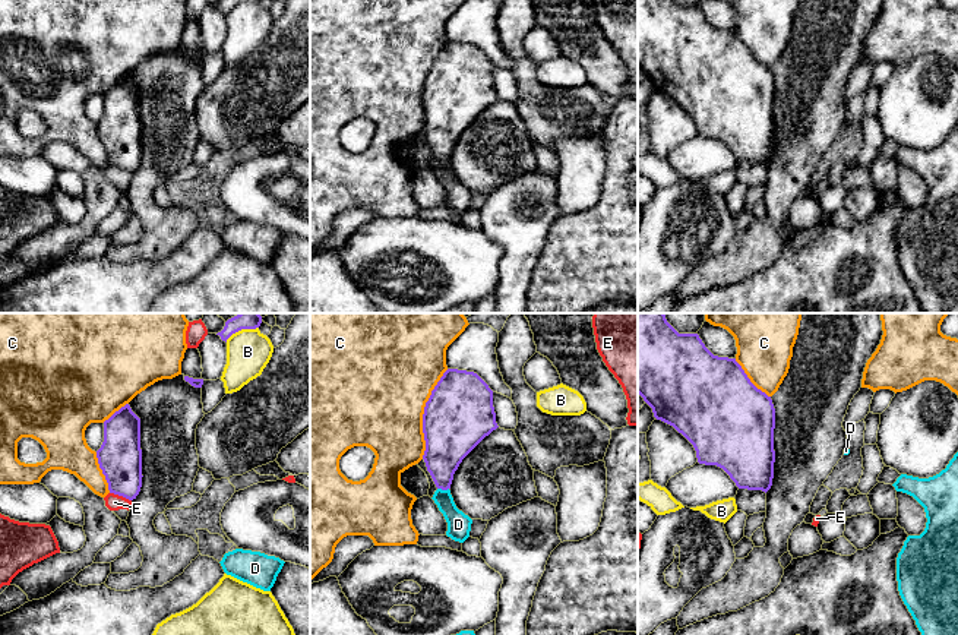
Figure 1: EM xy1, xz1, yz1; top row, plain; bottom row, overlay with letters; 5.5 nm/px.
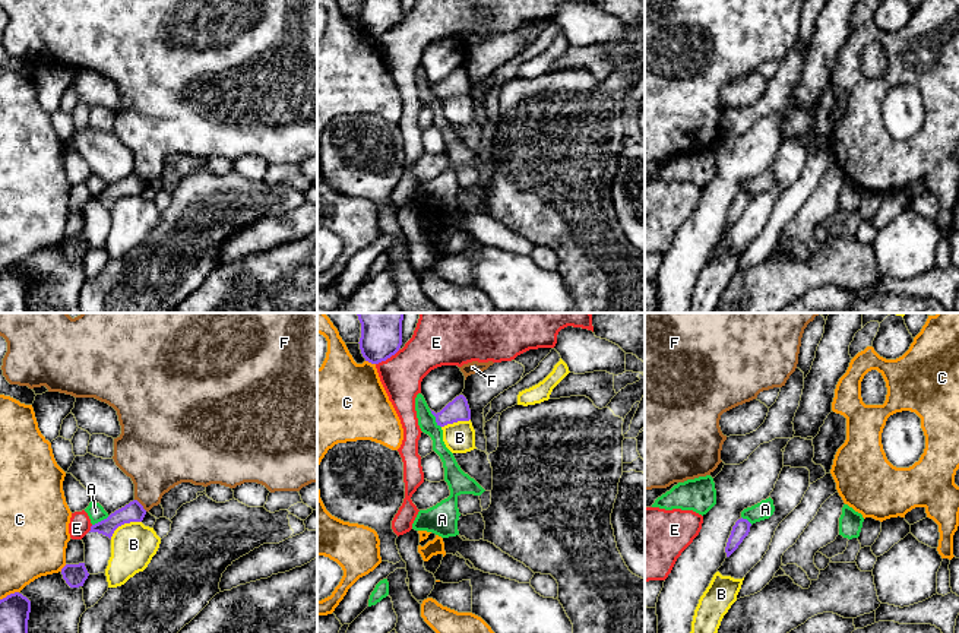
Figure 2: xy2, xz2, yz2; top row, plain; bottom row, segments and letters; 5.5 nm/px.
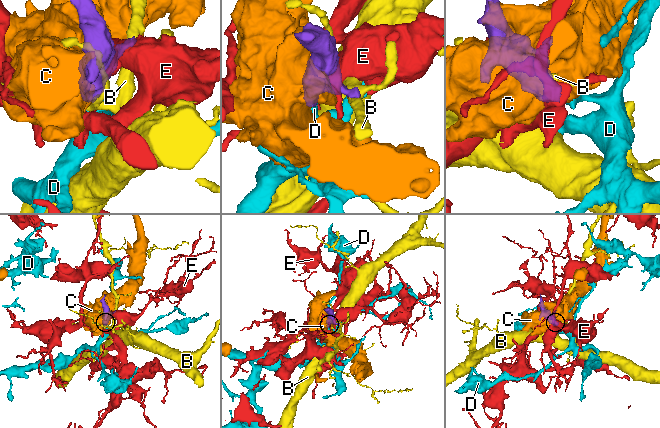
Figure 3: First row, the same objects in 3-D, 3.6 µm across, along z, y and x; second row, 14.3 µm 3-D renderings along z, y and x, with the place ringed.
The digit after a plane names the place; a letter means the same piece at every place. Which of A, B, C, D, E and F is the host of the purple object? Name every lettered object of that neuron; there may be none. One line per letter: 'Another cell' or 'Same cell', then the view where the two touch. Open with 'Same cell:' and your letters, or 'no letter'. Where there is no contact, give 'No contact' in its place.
Same cell: D
A: Another cell. Touches purple in xz2
B: Another cell. Touches purple in xy2
C: Another cell. Touches purple in xz1
D: Same cell. Touches purple in xz1
E: Another cell. Touches purple in xz2
F: Another cell. Touches purple in xy2

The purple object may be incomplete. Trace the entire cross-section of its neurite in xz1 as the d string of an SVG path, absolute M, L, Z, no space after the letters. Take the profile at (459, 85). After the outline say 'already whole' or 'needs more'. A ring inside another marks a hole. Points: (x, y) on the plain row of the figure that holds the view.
M448 41L424 79L423 132L437 162L433 173L448 195L446 208L464 215L472 192L459 183L450 167L453 146L462 132L493 102L493 63L474 44Z; needs more

